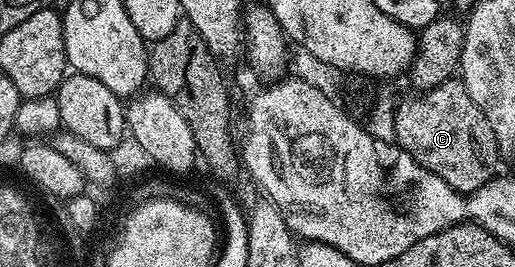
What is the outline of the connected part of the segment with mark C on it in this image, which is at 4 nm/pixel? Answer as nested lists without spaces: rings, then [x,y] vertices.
[[[456,77],[447,79],[417,99],[420,99],[417,103],[399,104],[395,108],[395,142],[410,153],[418,165],[427,167],[463,196],[486,186],[493,178],[495,171],[492,170],[498,160],[494,130],[478,105],[470,99],[461,80]]]

